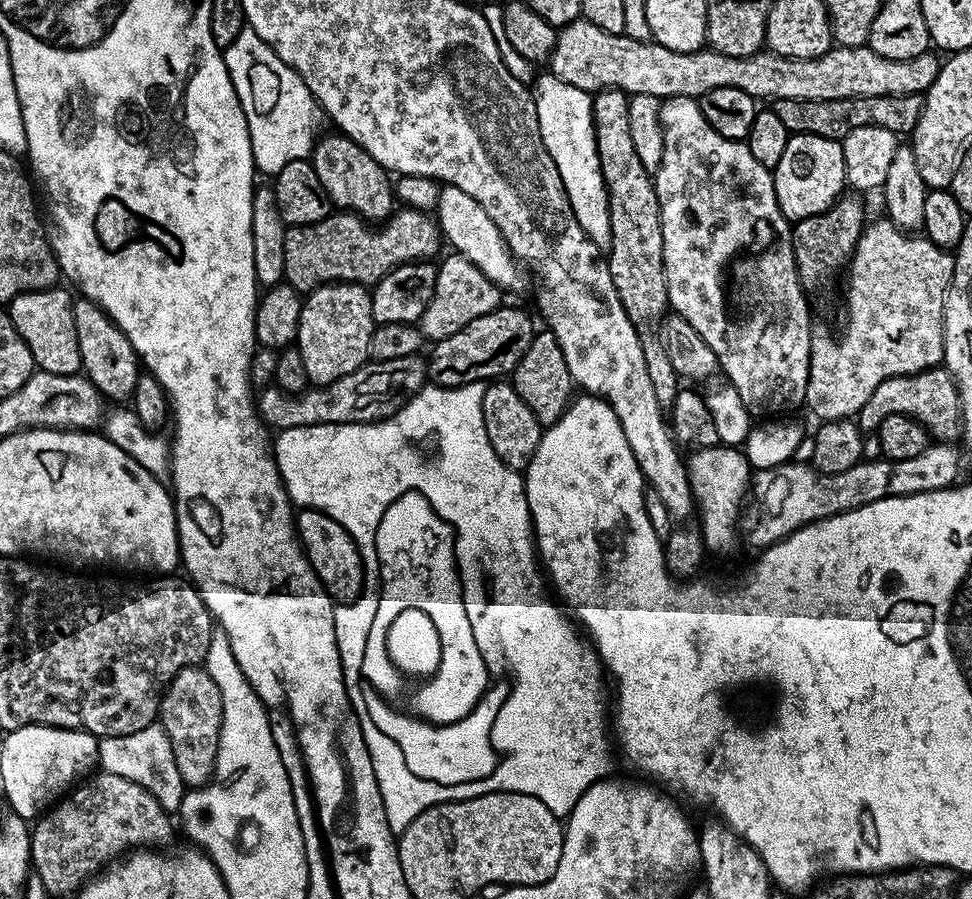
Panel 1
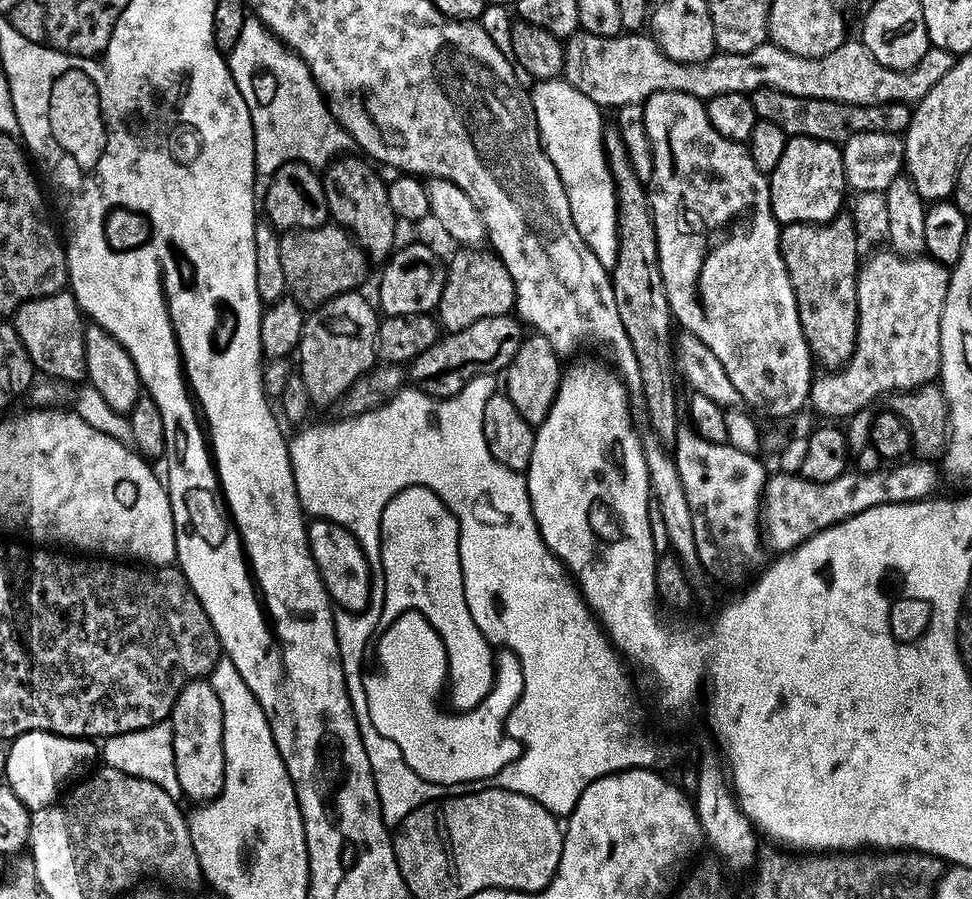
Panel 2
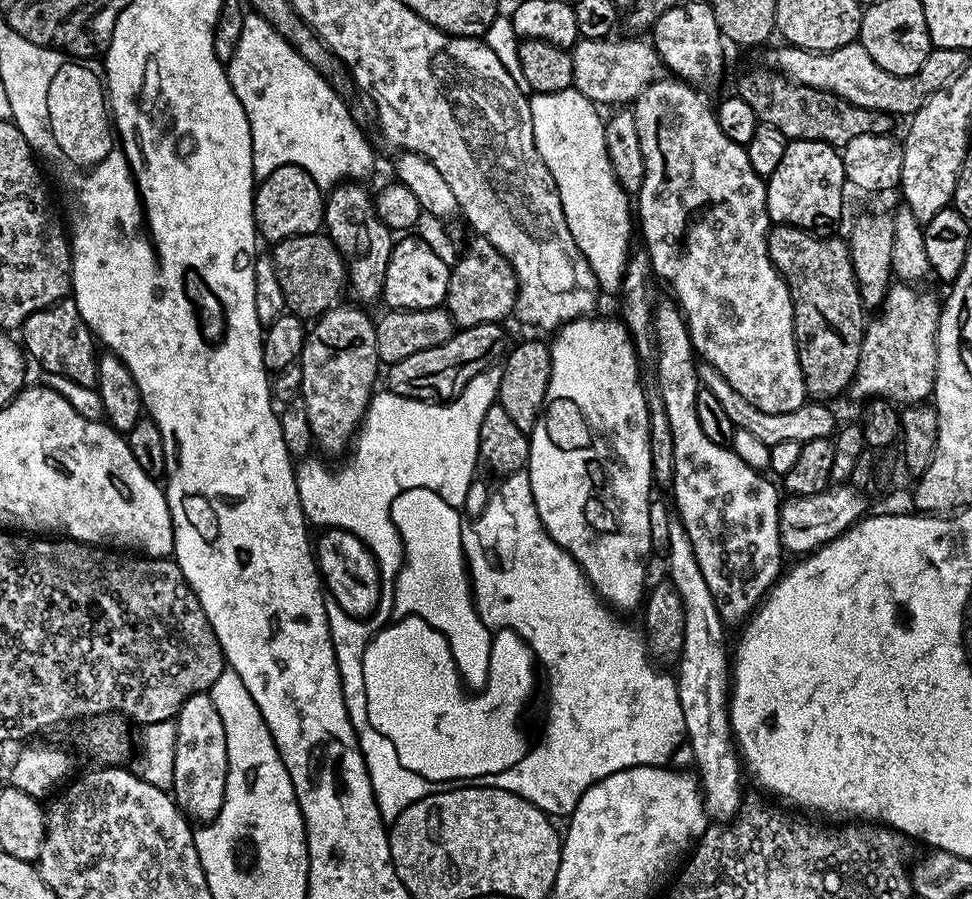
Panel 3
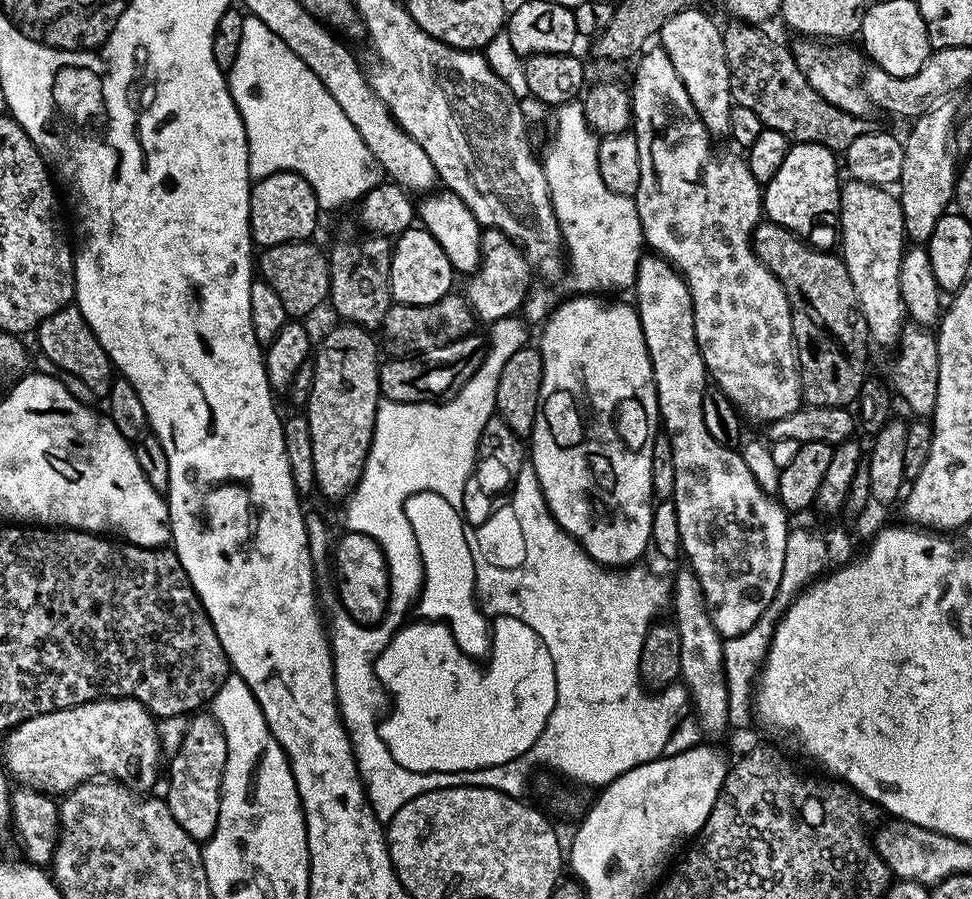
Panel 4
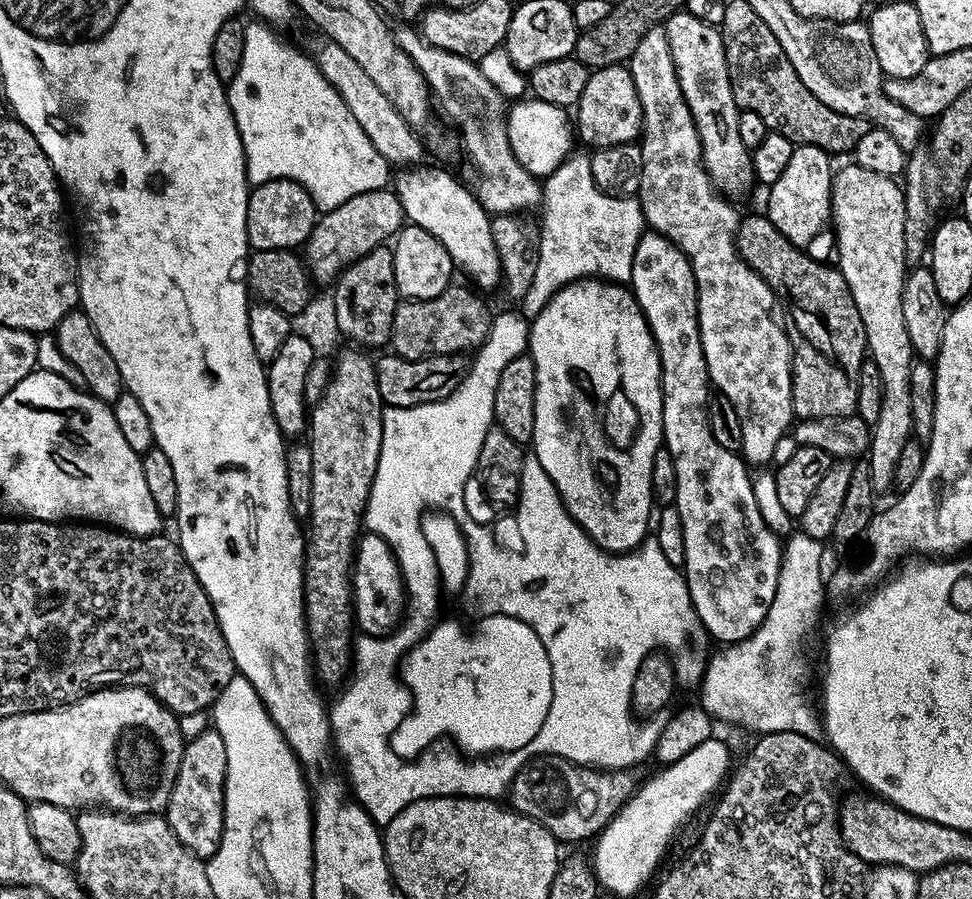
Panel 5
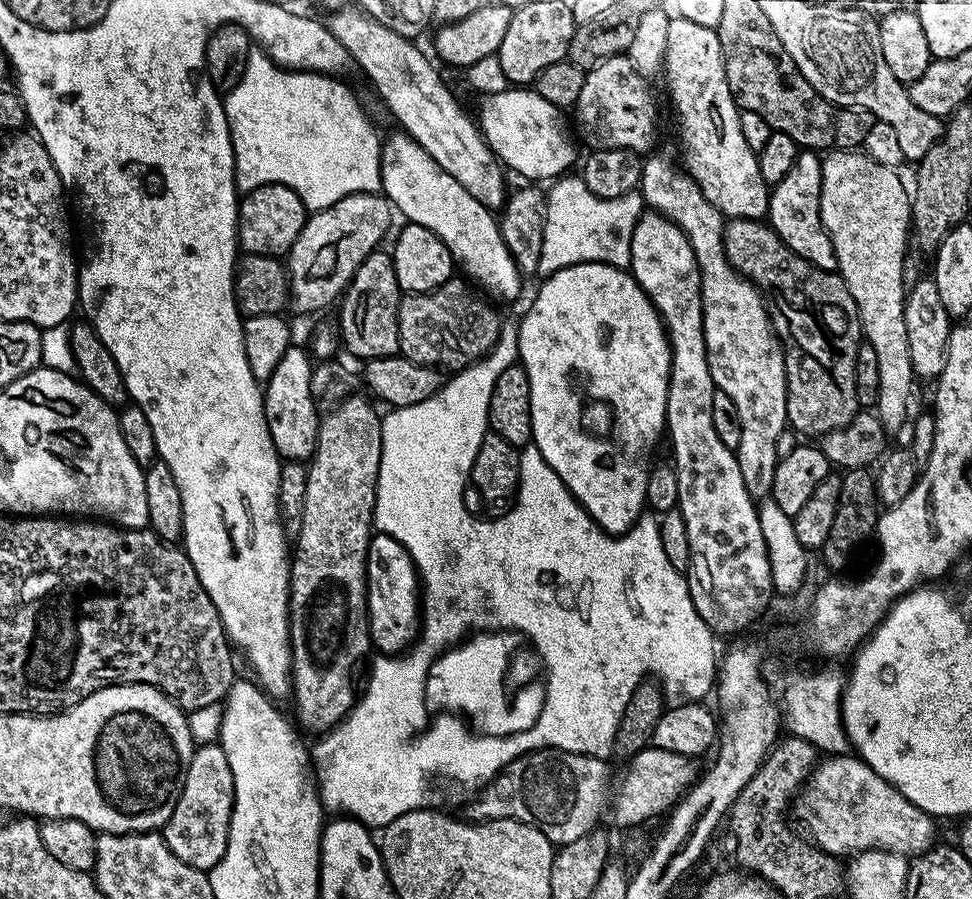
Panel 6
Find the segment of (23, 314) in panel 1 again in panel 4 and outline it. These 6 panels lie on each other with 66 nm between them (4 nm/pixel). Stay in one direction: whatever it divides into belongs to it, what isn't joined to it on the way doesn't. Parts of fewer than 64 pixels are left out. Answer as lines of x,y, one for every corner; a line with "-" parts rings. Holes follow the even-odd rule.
69,306
58,310
58,314
50,314
50,318
43,320
40,327
35,329
35,336
37,342
40,343
39,355
49,360
53,369
74,374
74,378
79,378
91,390
93,397
107,397
114,379
112,360
106,354
106,350
102,350
102,342
98,342
86,318
82,318
80,308

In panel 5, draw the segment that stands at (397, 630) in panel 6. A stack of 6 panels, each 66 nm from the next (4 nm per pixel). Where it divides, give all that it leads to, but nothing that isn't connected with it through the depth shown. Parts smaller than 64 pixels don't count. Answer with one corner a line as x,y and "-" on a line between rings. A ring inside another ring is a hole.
365,531
356,541
356,554
352,561
352,610
355,627
365,636
387,636
401,623
406,612
404,575
400,572
400,563
392,547
381,536
370,531

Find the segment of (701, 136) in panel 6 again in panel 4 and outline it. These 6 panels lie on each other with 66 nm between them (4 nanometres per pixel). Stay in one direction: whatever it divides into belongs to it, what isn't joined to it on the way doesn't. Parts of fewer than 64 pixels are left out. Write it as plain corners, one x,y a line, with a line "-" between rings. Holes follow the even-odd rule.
699,7
687,8
674,14
660,27
658,33
659,47
674,62
699,117
713,137
730,134
730,114
734,107
730,90
730,76
724,49
724,34
721,25
715,24

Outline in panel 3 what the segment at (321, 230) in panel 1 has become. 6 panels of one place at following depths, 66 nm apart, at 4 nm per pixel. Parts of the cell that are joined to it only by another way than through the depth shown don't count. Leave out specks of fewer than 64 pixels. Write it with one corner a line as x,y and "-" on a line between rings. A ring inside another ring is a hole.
315,232
277,240
273,248
276,249
271,249
270,255
278,274
278,286
282,286
282,298
286,298
286,309
291,315
312,322
337,307
340,292
342,296
346,288
346,269
342,254
327,234

